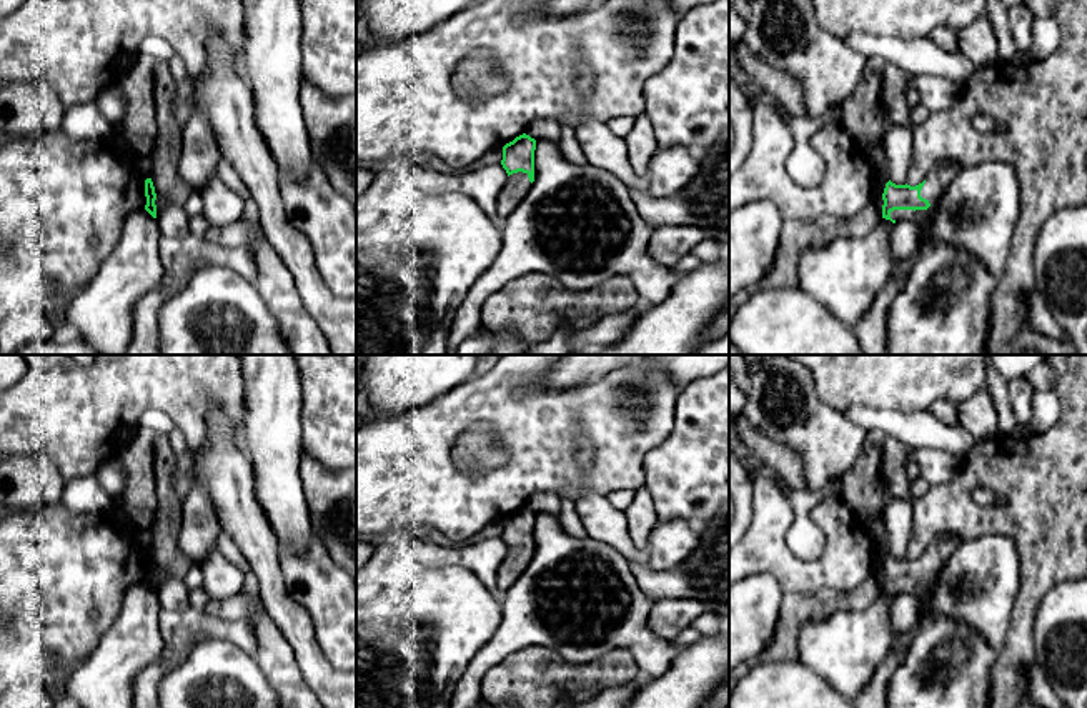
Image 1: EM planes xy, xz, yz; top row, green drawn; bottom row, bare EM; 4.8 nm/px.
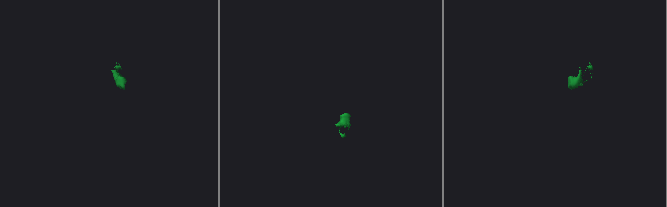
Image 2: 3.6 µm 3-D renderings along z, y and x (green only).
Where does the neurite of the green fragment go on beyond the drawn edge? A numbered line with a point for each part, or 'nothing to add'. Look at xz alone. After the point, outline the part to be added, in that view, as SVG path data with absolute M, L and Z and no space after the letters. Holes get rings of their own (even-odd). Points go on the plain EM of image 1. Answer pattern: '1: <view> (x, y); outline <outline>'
1: xz (516, 560); outline M518 545L509 548L498 568L496 586L506 591L528 568L531 558L528 546Z

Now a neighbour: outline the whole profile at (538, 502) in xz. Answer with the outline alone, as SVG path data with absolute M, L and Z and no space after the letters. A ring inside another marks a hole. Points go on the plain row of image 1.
M541 491L541 493L533 493L526 500L524 506L534 513L543 511L543 513L549 513L549 515L559 518L559 513L561 513L559 501L561 501L561 498L558 495Z

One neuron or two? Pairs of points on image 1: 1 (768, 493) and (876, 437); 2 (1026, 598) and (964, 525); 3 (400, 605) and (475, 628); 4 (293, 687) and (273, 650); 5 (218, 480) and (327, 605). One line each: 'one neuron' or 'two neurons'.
1: two neurons
2: one neuron
3: one neuron
4: one neuron
5: two neurons

